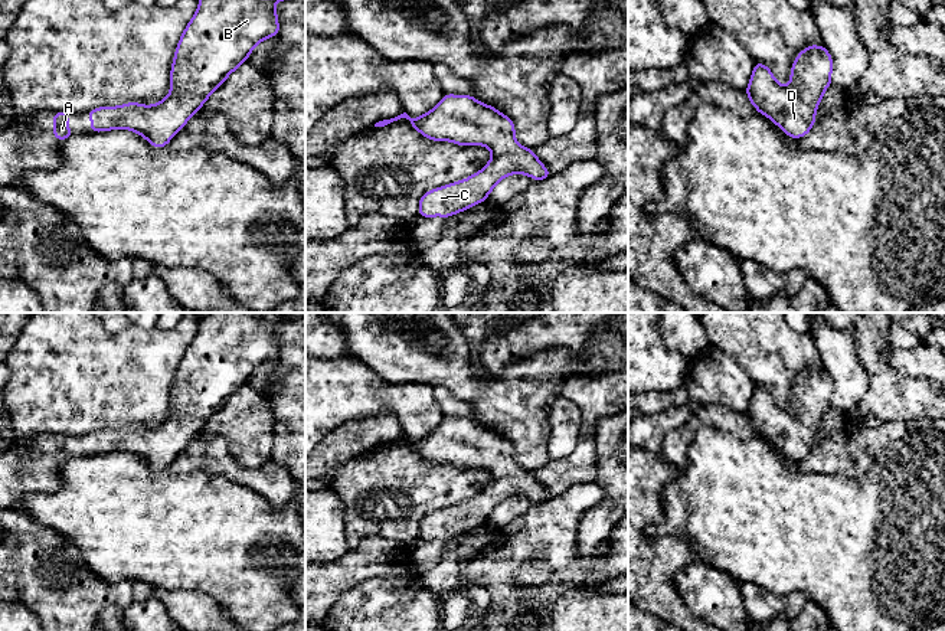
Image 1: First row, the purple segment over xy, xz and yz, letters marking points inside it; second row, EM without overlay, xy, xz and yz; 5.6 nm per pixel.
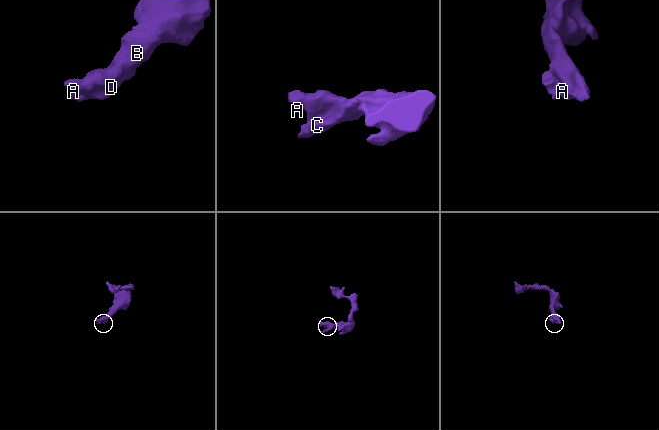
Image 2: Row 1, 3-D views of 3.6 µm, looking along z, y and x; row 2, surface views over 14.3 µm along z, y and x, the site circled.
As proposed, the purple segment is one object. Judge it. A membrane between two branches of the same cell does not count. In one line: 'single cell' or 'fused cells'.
single cell

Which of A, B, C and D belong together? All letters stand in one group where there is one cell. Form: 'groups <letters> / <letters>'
groups A B C D

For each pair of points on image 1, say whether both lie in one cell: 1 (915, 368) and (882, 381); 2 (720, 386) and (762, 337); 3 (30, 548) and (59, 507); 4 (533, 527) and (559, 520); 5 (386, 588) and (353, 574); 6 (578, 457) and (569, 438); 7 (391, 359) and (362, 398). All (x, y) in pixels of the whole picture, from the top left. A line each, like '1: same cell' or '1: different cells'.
1: different cells
2: different cells
3: different cells
4: same cell
5: different cells
6: different cells
7: different cells

